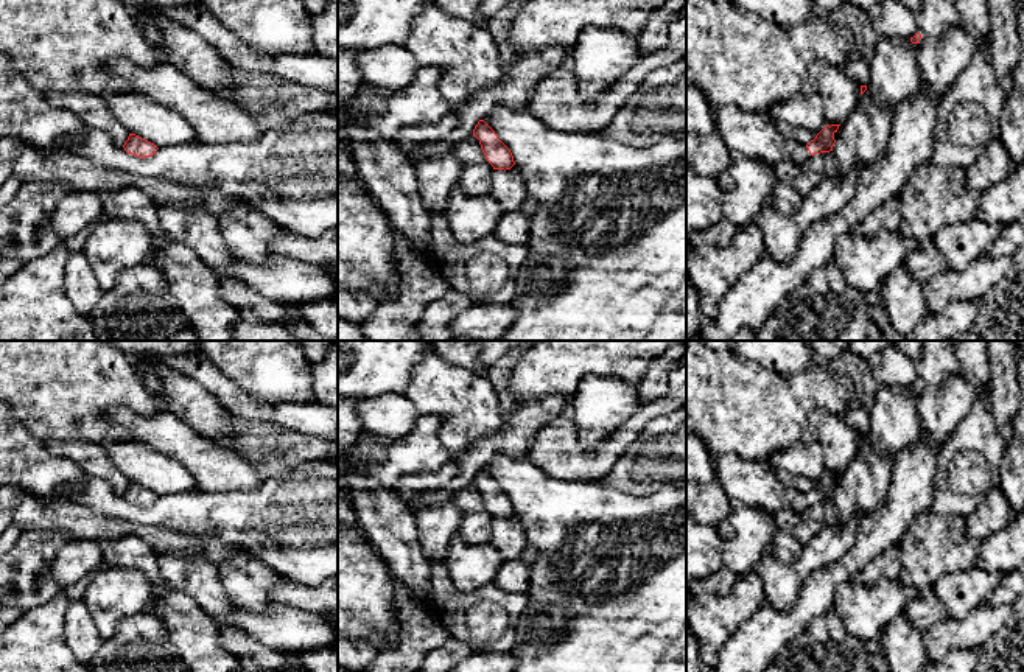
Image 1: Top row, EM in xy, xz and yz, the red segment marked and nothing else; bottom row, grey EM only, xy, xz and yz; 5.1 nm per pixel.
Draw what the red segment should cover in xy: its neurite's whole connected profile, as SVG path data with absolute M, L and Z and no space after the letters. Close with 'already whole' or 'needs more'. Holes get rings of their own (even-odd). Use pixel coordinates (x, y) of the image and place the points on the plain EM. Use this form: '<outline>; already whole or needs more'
M129 482L123 496L128 502L132 502L132 504L137 504L142 507L154 504L156 499L159 498L154 492L151 492L135 482Z; already whole

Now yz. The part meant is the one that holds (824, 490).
M728 454L714 459L714 479L735 502L759 507L770 515L791 507L803 513L811 504L833 499L840 473L826 473L808 493L780 481L770 460L745 460Z; needs more

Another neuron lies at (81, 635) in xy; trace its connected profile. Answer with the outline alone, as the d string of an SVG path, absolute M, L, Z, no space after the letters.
M72 600L65 614L65 642L75 656L89 667L104 639L86 607L84 600Z

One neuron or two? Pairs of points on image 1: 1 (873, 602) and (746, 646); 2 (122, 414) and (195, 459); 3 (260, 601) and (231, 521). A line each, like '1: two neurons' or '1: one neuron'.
1: two neurons
2: one neuron
3: two neurons

